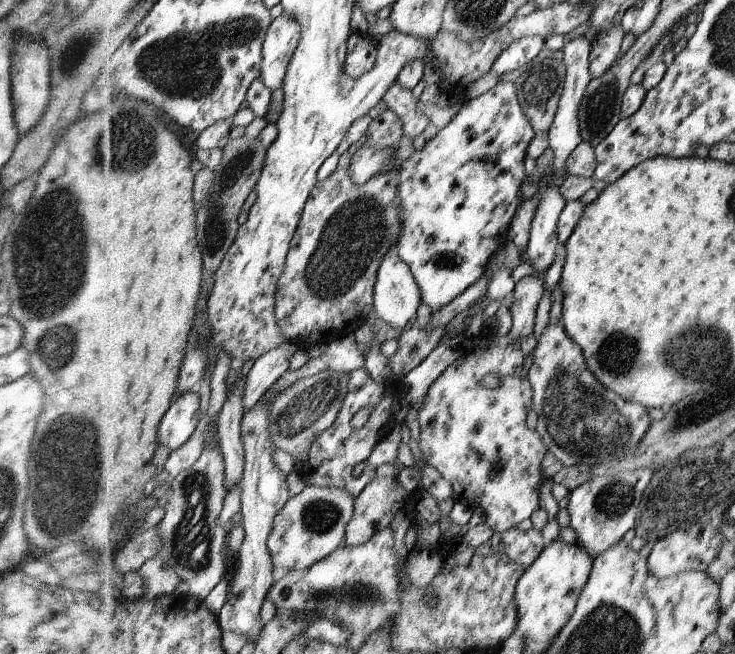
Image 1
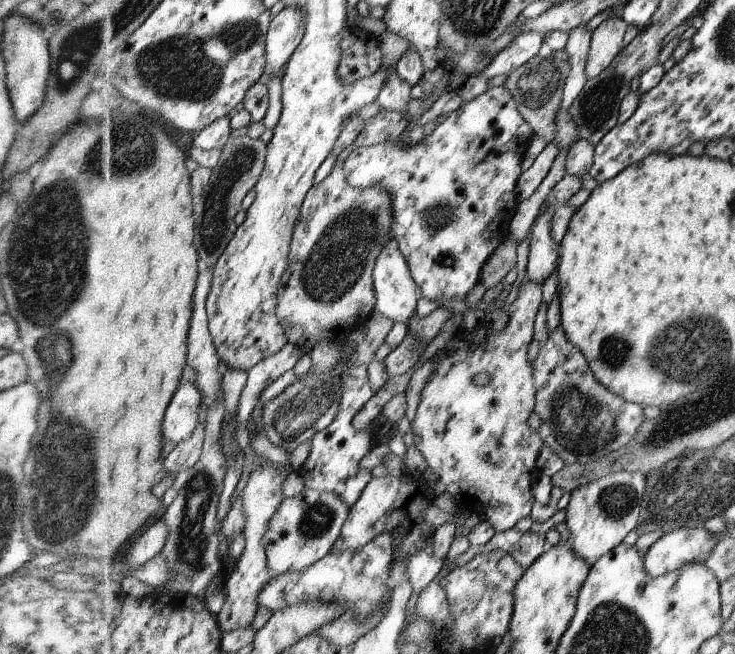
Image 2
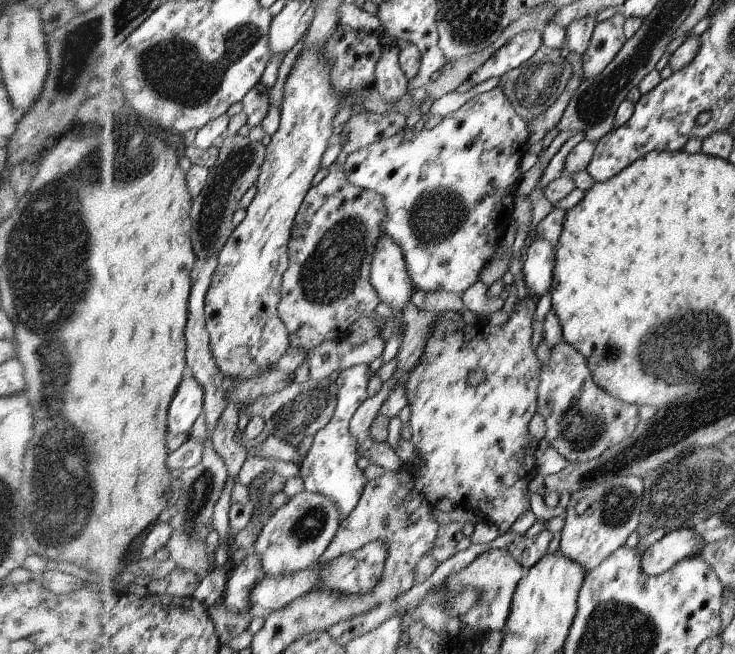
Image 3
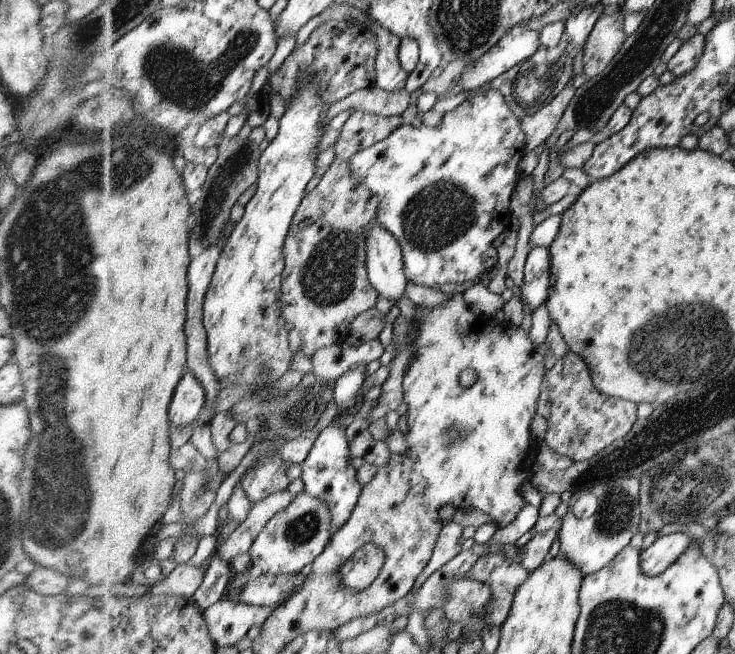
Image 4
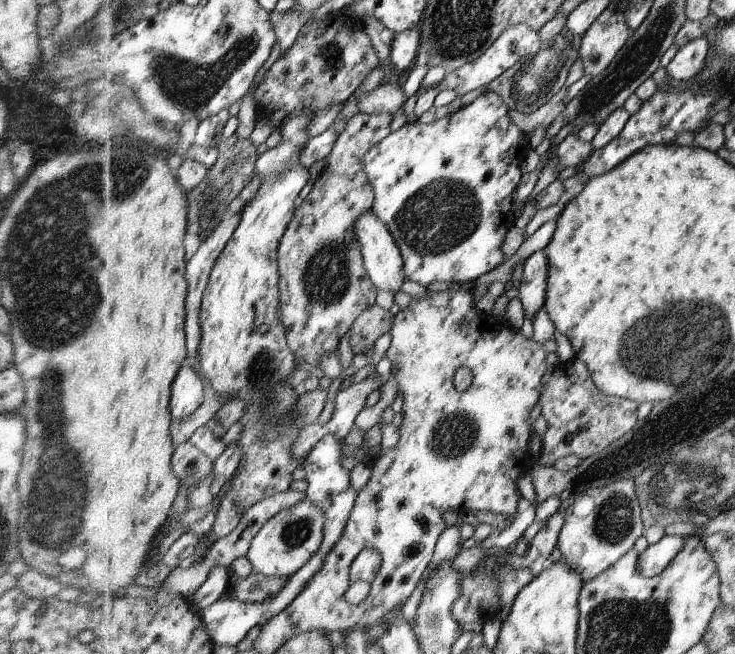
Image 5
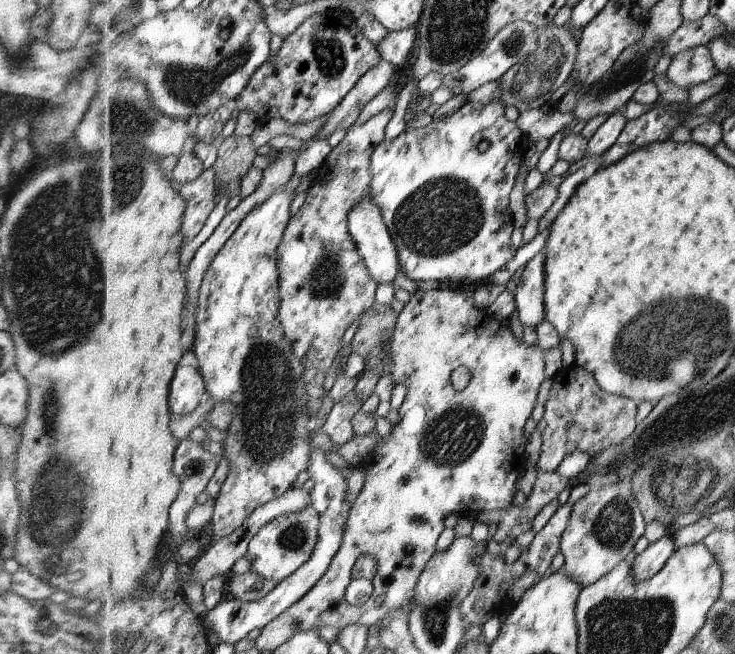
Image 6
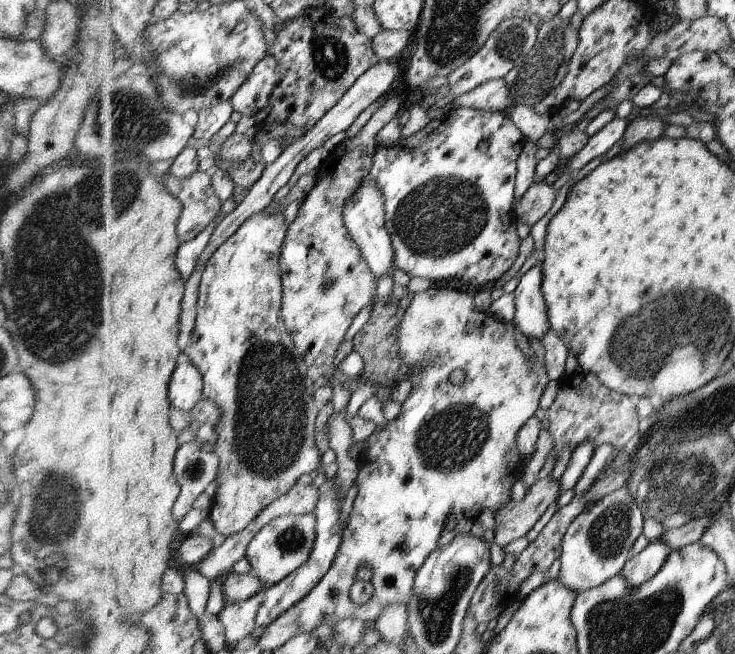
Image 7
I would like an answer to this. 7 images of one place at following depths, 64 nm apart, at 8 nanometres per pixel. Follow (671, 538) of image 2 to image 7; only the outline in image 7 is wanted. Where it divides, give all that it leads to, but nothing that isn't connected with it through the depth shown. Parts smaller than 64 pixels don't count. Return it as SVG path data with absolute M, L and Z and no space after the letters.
M661 540L650 541L644 550L626 562L625 569L620 574L631 587L644 585L662 568L671 552L668 544Z

